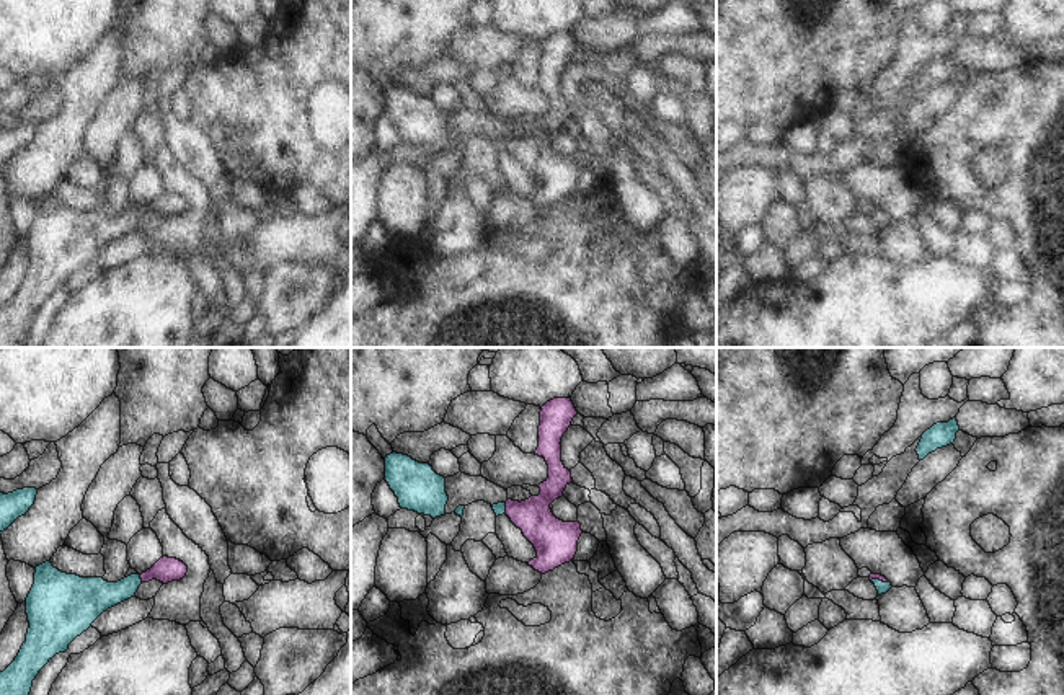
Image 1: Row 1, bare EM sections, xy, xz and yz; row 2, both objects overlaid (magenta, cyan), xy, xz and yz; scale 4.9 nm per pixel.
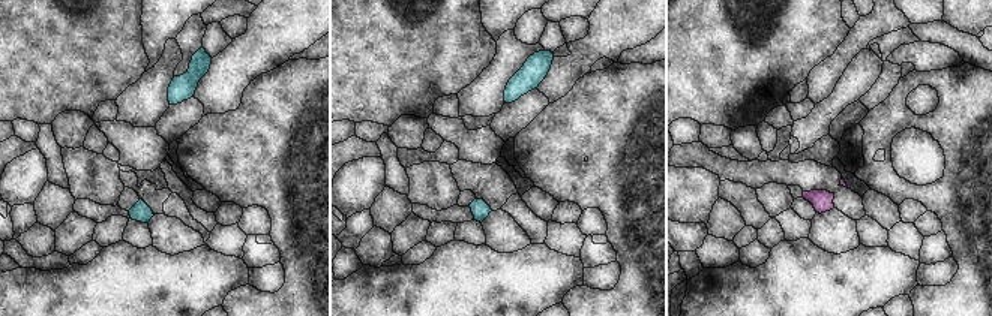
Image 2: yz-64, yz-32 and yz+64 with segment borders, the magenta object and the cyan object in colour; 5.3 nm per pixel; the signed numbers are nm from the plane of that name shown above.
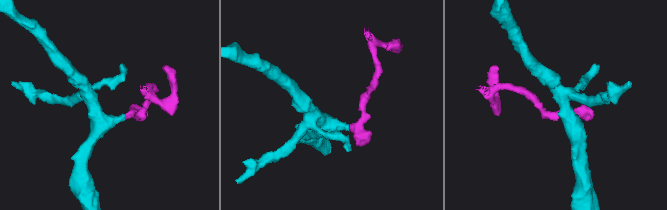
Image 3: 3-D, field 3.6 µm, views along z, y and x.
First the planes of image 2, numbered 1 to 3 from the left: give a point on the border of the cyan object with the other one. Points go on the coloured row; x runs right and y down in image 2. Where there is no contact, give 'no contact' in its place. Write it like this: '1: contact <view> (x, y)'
1: no contact
2: no contact
3: no contact

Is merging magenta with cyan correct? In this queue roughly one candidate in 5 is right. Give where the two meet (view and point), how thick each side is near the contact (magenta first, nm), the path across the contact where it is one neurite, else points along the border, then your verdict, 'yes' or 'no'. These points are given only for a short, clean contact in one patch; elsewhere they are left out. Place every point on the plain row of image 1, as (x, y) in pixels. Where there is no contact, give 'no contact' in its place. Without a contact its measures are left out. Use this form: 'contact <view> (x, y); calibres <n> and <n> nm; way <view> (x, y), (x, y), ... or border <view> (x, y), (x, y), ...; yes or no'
contact xy (141, 212); calibres 120 and 190 nm; way xy (165, 204), (141, 212), (118, 227), (93, 230); yes

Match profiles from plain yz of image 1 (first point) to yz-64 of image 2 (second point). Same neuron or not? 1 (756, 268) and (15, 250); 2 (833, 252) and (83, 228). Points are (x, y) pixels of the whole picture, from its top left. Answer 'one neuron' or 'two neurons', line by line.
1: two neurons
2: two neurons

